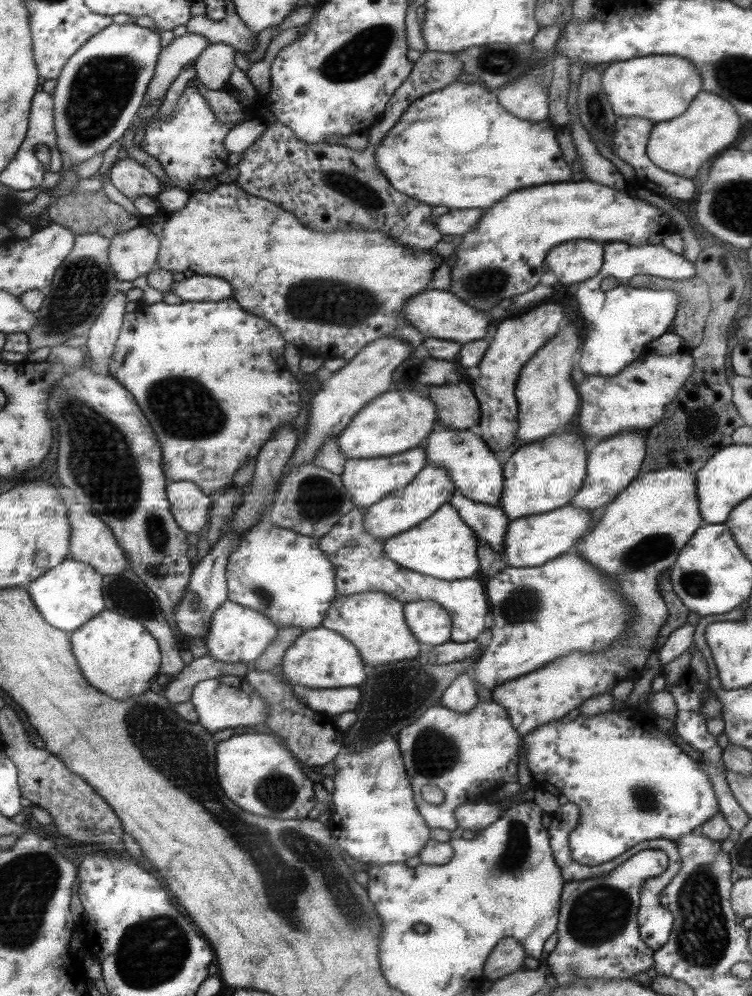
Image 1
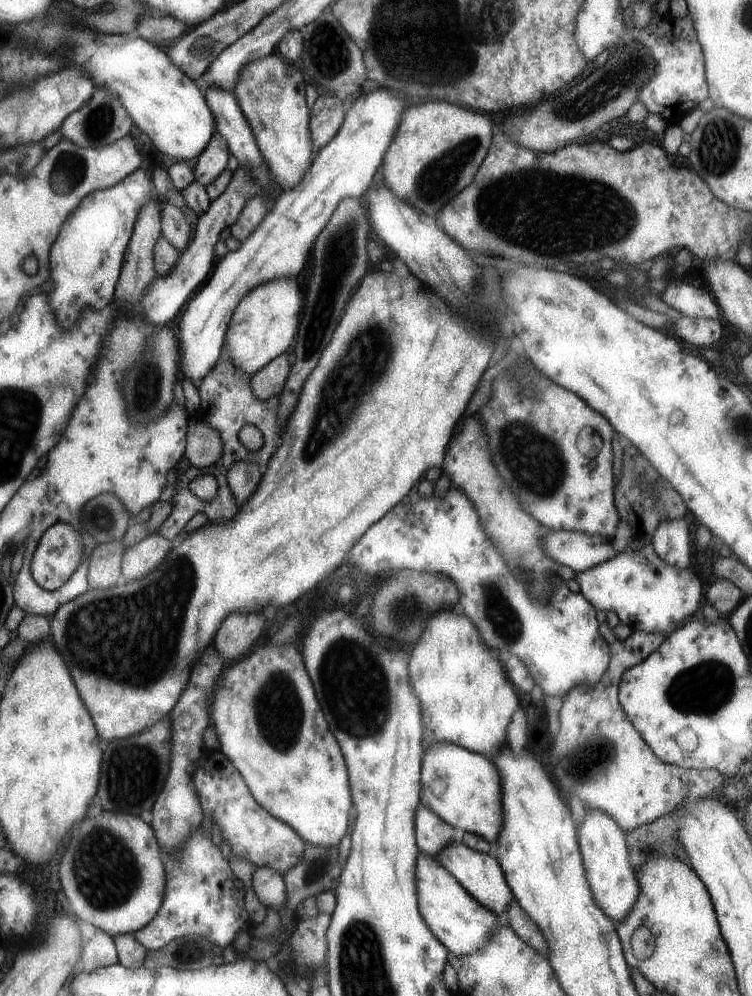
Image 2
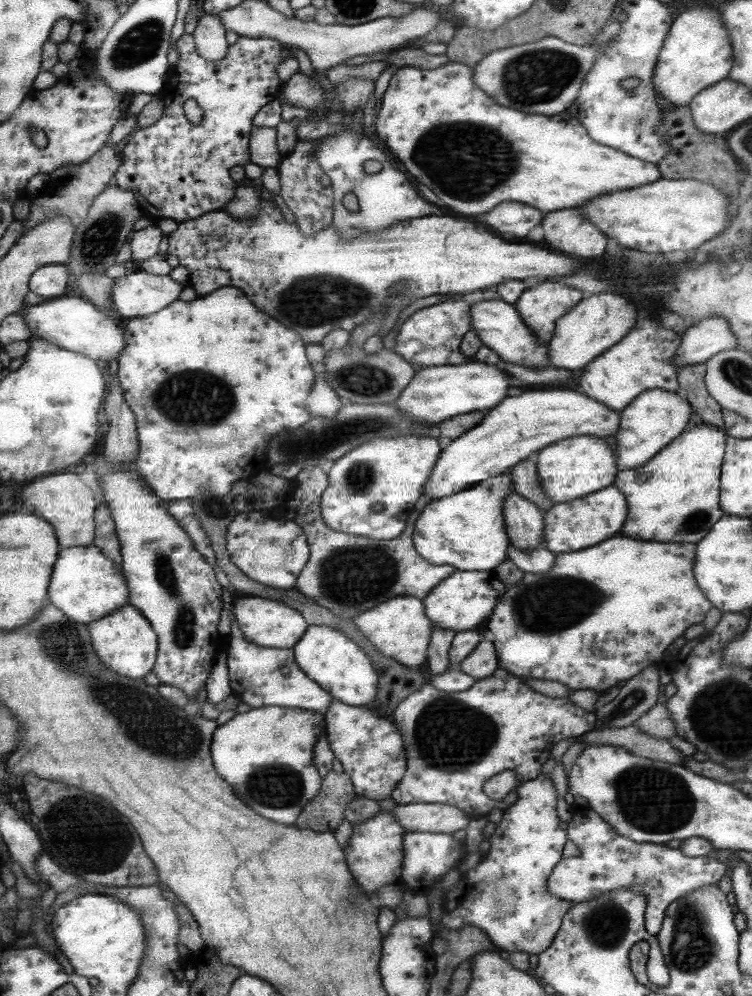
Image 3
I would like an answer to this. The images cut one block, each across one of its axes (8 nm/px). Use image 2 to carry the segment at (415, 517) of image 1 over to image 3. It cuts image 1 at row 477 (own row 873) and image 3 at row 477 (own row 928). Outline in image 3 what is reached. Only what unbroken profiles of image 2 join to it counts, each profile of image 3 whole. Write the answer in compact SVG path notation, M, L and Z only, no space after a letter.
M536 390L536 392L524 392L520 396L510 396L504 400L504 404L498 404L488 416L484 418L476 428L471 428L460 438L452 440L439 456L431 479L424 487L423 494L434 500L442 497L451 497L457 492L466 491L483 480L494 478L510 471L518 463L522 463L531 457L535 457L543 448L551 446L558 440L570 439L574 436L599 436L605 439L607 436L617 436L620 428L621 414L612 412L606 405L592 400L589 396L582 396L574 390Z

